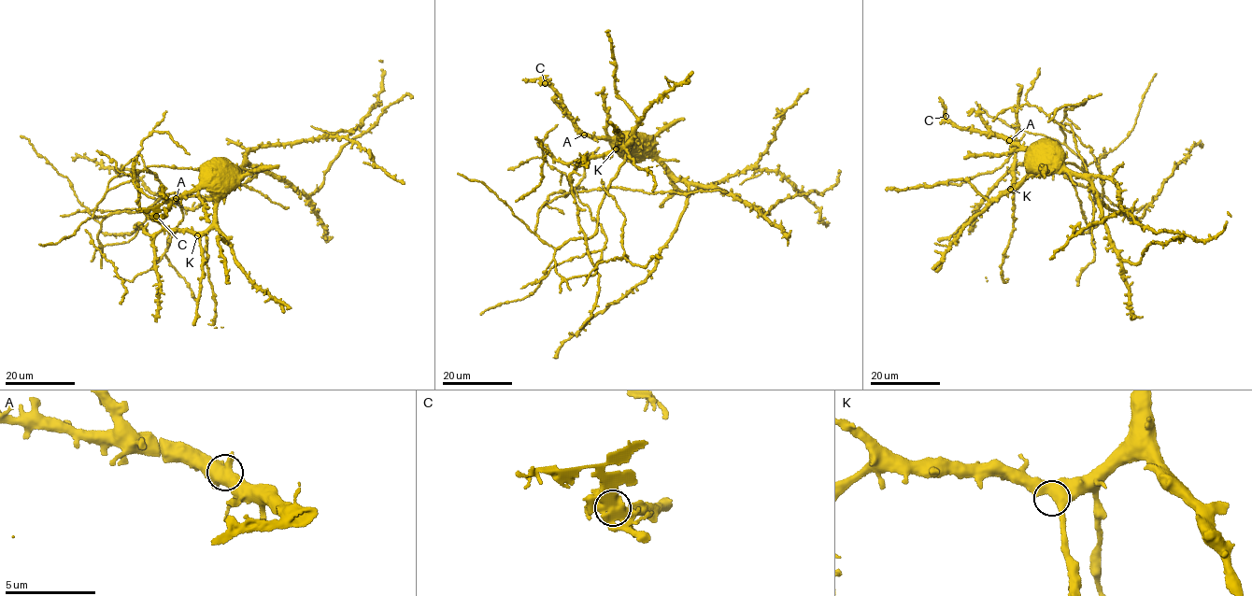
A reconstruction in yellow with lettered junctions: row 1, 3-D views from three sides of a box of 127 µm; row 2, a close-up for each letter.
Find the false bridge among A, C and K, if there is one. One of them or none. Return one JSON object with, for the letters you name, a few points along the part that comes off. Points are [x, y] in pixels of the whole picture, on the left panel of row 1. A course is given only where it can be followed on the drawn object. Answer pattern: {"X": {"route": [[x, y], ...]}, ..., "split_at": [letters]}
{"C": {"route": [[156, 216], [151, 208], [136, 209]]}, "split_at": ["C"]}

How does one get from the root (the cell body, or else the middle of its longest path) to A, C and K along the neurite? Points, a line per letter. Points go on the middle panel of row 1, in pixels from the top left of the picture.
A: (630, 136), (630, 132), (610, 137), (584, 134)
C: (630, 136), (630, 132), (610, 137), (589, 136), (578, 128), (561, 97), (545, 83)
K: (630, 136), (632, 133), (628, 132), (632, 145), (628, 143), (616, 148)

